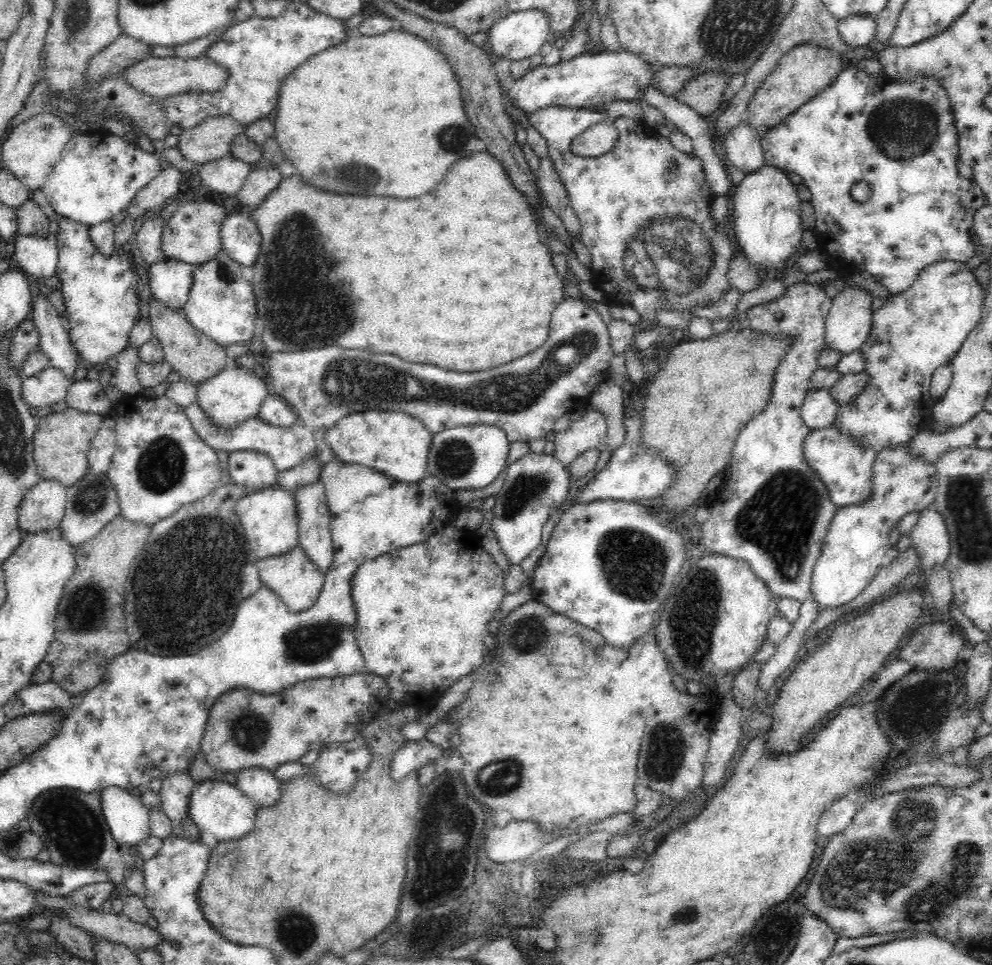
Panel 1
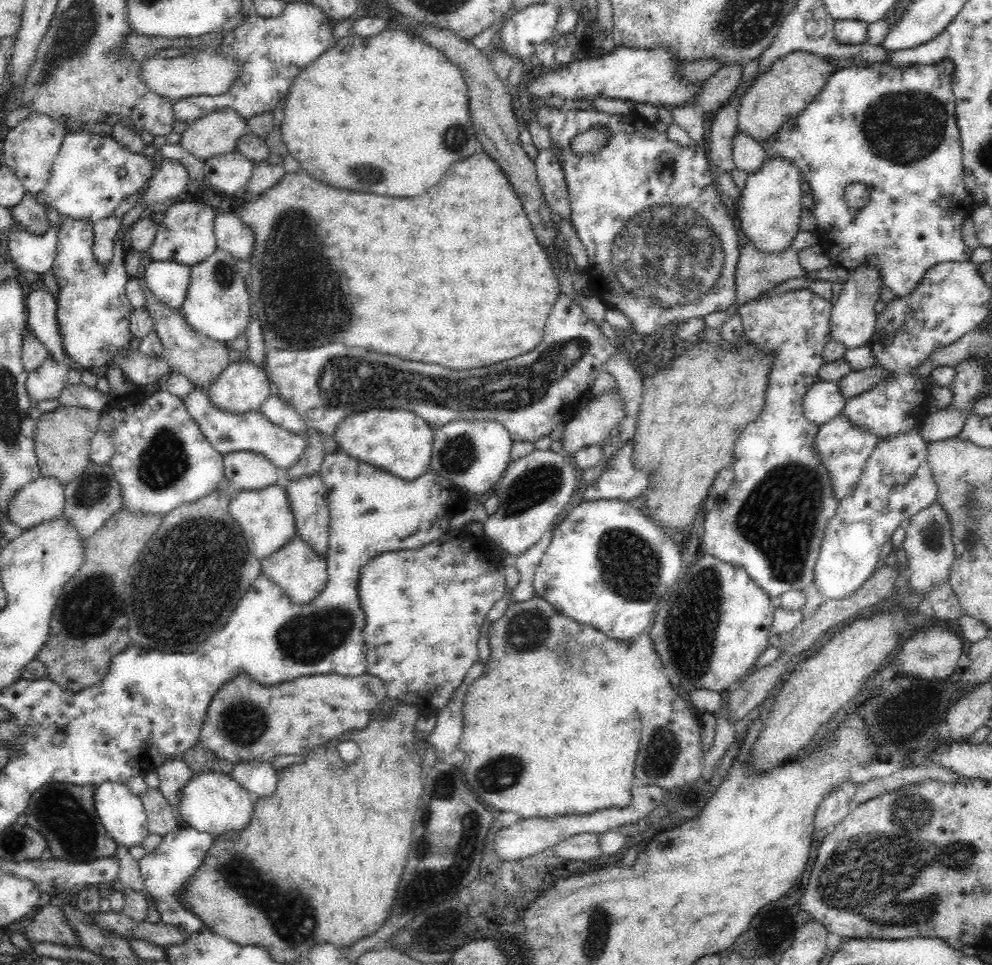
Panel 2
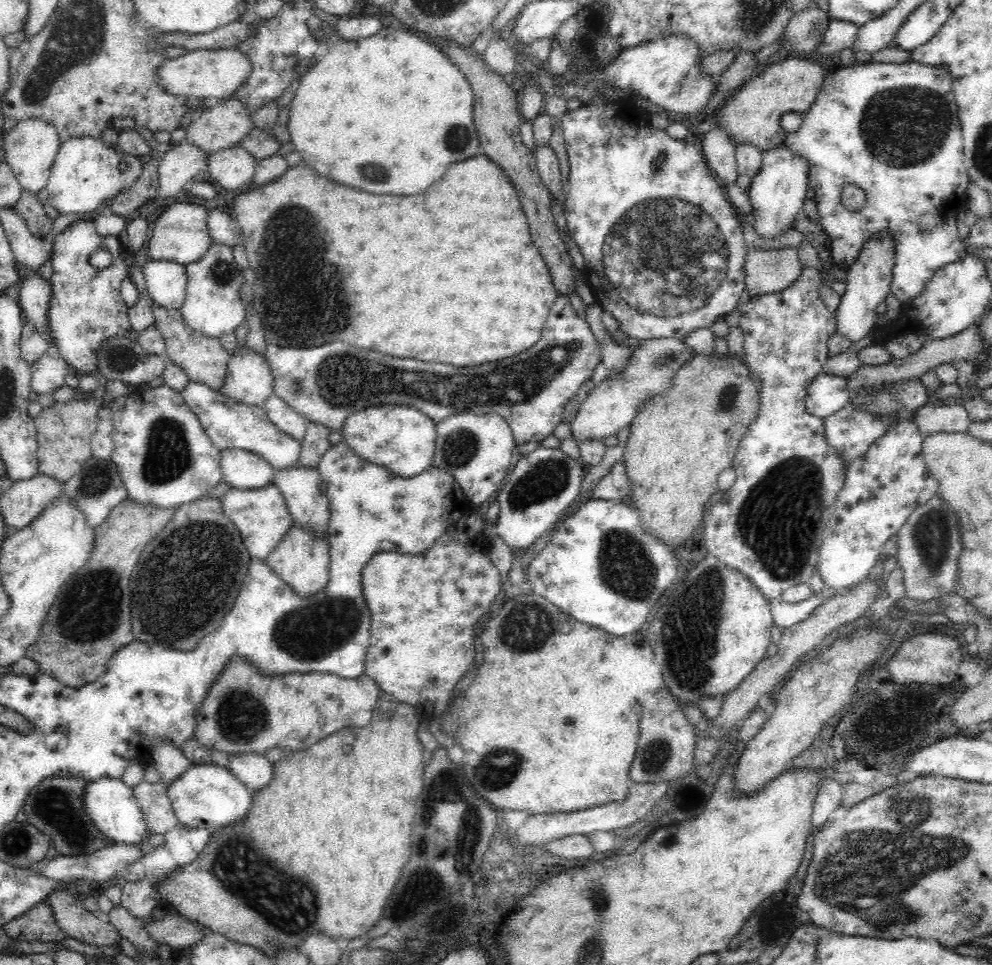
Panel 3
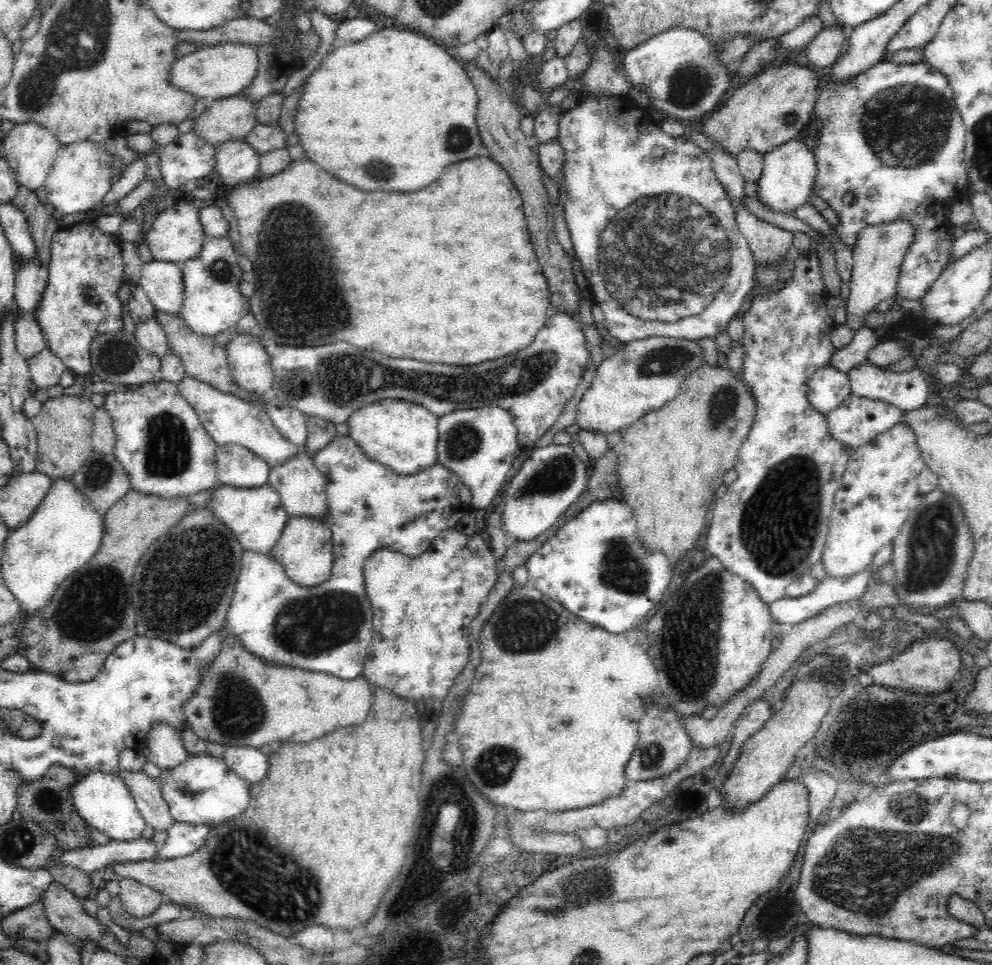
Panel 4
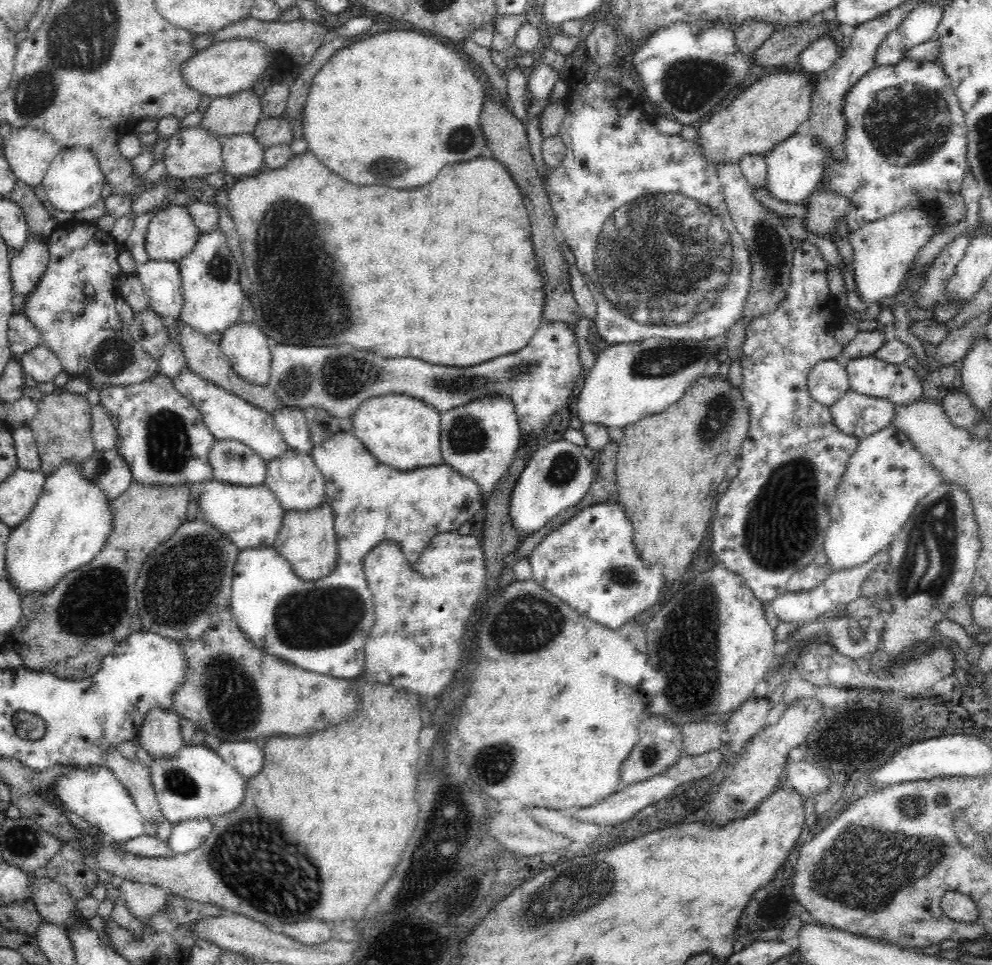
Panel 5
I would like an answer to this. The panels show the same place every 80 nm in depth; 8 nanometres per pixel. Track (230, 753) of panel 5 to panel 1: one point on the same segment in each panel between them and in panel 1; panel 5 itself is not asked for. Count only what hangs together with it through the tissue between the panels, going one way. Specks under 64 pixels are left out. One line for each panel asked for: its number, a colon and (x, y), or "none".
1: (260, 786)
2: (259, 778)
3: (256, 772)
4: (251, 765)

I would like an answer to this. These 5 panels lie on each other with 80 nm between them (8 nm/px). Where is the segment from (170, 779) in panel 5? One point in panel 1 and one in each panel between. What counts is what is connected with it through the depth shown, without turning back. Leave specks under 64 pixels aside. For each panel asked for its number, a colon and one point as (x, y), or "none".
1: (220, 808)
2: (211, 802)
3: (210, 797)
4: (203, 790)

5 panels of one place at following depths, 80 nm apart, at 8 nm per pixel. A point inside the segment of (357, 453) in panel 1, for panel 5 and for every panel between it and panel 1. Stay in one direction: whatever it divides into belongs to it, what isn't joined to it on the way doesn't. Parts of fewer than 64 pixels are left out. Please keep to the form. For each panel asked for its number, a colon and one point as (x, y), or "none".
2: (398, 441)
3: (401, 439)
4: (402, 435)
5: (404, 433)

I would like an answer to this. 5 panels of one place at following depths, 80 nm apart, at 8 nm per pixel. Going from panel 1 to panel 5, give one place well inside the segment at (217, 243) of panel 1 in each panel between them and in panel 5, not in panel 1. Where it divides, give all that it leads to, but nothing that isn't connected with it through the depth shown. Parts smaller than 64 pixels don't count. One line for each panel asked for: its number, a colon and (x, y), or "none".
2: (186, 235)
3: (181, 235)
4: (177, 236)
5: (172, 234)

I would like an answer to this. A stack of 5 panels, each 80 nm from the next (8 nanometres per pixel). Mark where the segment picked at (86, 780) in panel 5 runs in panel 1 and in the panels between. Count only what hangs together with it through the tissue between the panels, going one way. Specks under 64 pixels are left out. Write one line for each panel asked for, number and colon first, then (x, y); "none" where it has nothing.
1: (128, 820)
2: (122, 813)
3: (110, 803)
4: (104, 801)

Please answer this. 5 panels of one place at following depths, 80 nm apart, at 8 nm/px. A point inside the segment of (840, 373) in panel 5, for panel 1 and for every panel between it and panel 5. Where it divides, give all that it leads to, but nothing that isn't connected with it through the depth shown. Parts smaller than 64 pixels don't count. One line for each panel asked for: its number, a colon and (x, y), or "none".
1: (818, 410)
2: (822, 402)
3: (827, 394)
4: (828, 388)

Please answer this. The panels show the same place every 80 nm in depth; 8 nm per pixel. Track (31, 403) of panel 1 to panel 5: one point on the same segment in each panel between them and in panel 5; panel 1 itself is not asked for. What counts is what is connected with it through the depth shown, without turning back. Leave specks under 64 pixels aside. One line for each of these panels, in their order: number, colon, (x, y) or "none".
2: (47, 382)
3: (48, 374)
4: (46, 368)
5: (41, 364)

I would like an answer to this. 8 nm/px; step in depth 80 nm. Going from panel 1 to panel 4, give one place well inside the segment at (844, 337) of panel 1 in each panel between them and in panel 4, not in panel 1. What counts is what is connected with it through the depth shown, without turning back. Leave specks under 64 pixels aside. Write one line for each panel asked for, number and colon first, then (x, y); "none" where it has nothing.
2: (853, 319)
3: (868, 280)
4: (877, 255)

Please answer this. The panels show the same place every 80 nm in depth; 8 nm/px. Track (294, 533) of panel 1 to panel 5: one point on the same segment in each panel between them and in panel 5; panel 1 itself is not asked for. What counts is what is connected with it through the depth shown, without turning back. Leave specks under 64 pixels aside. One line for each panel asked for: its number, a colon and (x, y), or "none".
2: (265, 516)
3: (262, 516)
4: (256, 516)
5: (250, 516)

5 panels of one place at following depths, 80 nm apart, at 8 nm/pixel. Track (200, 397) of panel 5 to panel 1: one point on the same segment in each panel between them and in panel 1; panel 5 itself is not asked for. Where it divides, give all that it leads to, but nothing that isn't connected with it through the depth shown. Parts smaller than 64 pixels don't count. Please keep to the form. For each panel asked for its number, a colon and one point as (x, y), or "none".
1: (287, 446)
2: (227, 432)
3: (241, 426)
4: (229, 419)

